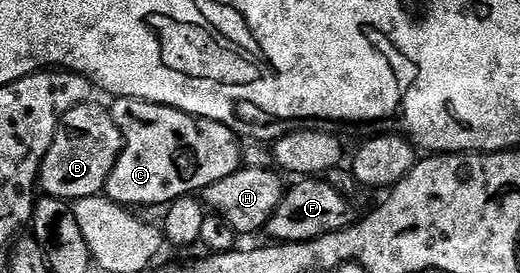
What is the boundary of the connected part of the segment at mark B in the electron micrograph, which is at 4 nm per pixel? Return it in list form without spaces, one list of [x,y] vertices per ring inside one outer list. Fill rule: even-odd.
[[[94,103],[73,107],[67,112],[65,128],[56,133],[45,155],[38,184],[46,196],[68,203],[102,194],[122,150],[123,136],[106,108]]]

